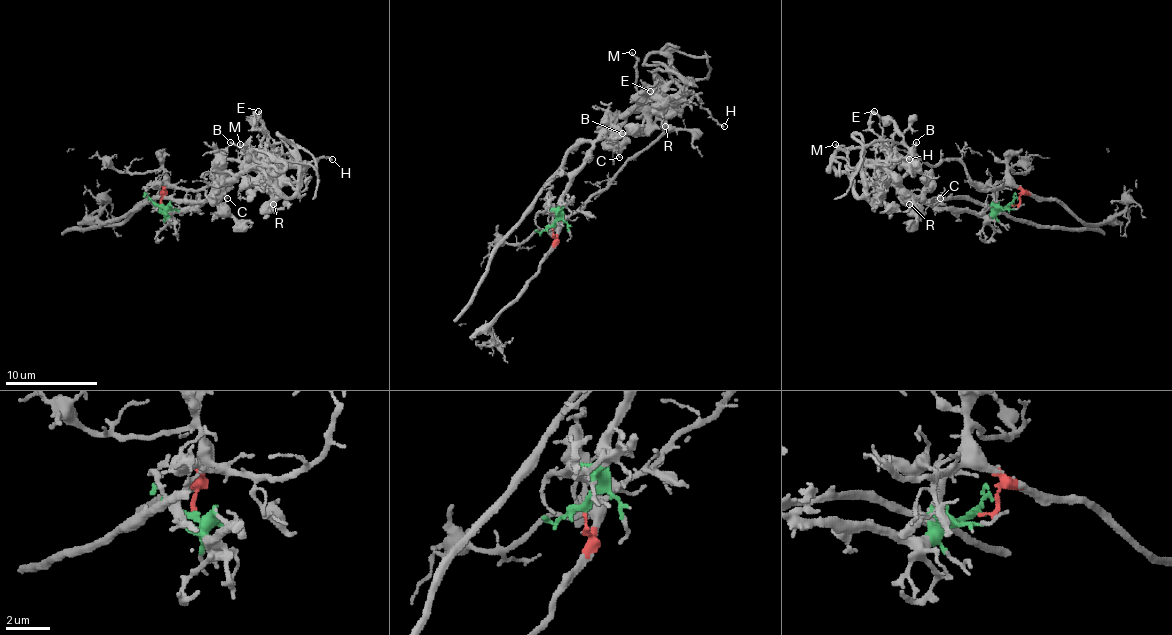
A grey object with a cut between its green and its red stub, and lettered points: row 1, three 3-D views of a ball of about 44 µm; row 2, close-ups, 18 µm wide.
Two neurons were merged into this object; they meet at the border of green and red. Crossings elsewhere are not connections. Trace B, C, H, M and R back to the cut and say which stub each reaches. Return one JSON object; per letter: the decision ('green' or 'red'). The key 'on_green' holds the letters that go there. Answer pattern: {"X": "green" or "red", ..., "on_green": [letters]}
{"B": "green", "C": "green", "H": "green", "M": "green", "R": "green", "on_green": ["B", "C", "H", "M", "R"]}

